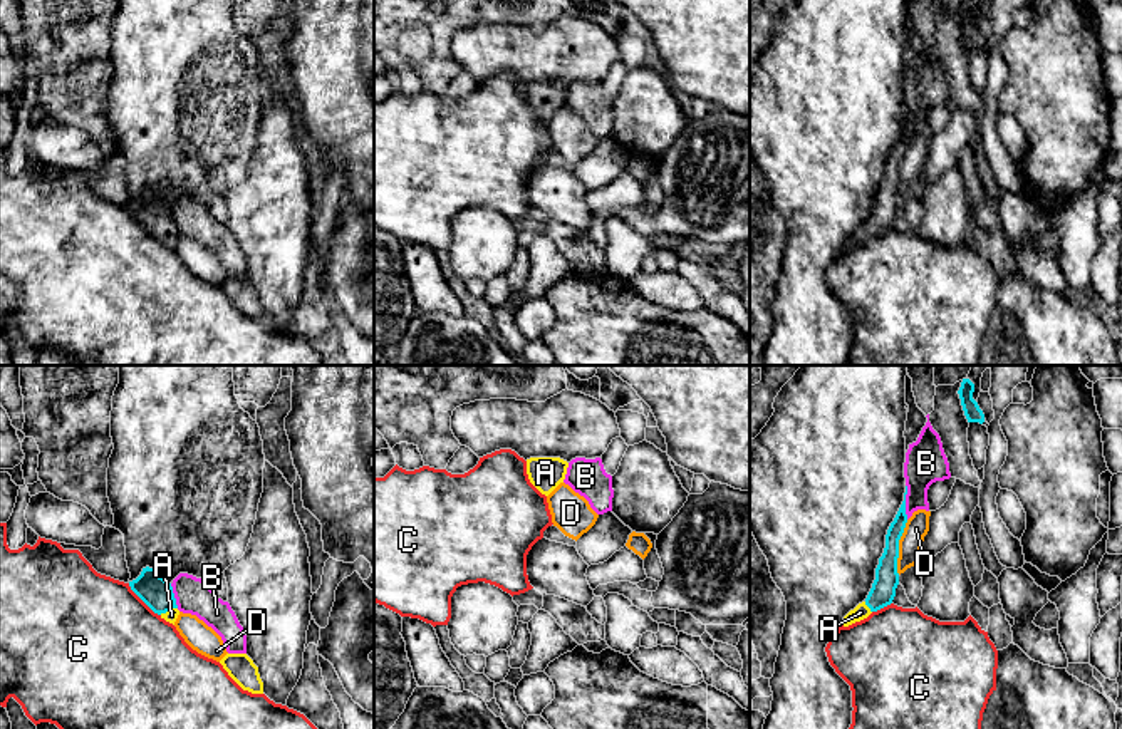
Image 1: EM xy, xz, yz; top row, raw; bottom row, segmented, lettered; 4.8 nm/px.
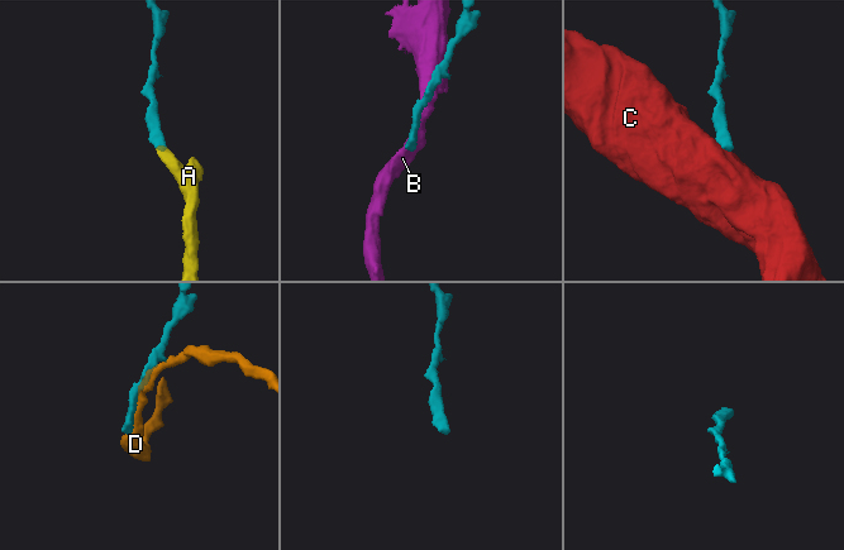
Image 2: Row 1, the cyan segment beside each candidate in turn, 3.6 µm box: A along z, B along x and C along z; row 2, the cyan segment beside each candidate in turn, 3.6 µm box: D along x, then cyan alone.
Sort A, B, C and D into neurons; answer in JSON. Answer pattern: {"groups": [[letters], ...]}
{"groups": [["A"], ["B"], ["C"], ["D"]]}

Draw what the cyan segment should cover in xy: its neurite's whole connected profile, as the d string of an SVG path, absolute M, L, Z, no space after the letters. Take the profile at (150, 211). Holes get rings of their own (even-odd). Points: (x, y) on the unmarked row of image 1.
M143 193L141 199L129 206L129 211L154 238L174 250L179 235L173 211L154 193Z

